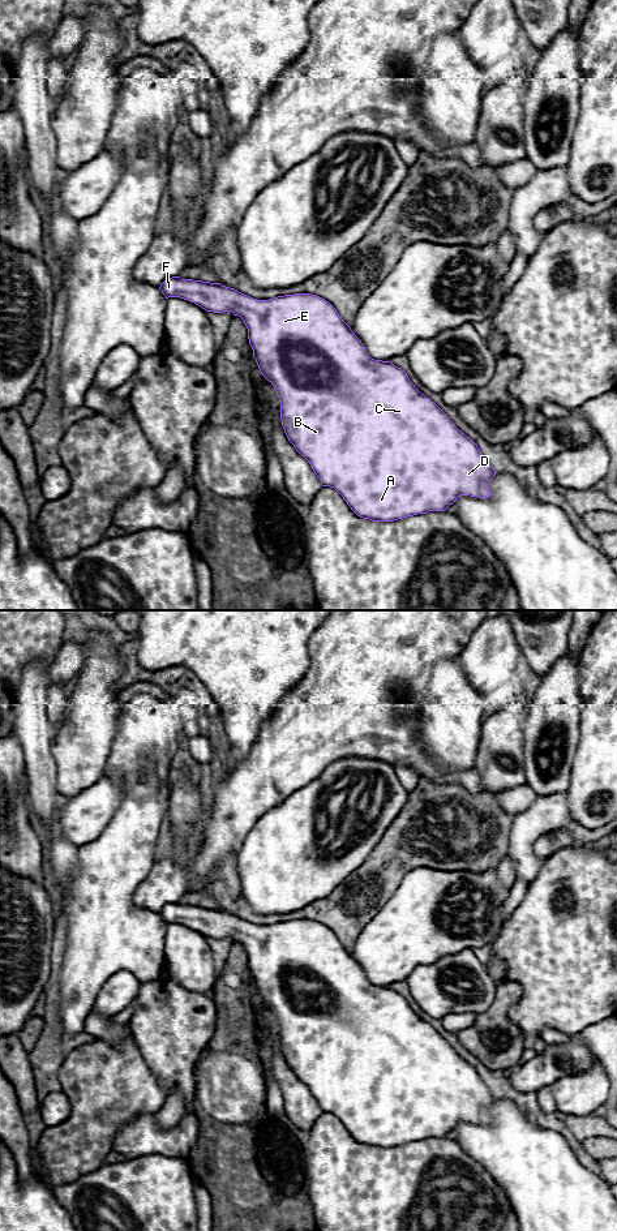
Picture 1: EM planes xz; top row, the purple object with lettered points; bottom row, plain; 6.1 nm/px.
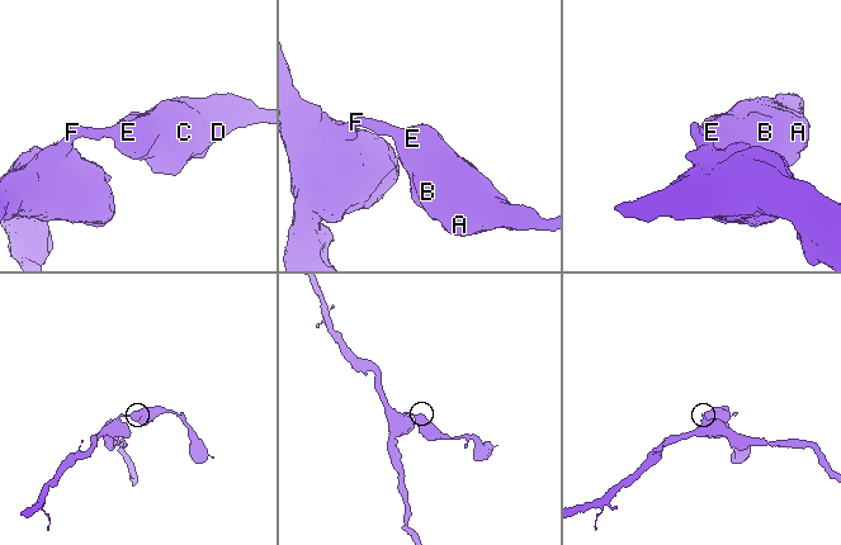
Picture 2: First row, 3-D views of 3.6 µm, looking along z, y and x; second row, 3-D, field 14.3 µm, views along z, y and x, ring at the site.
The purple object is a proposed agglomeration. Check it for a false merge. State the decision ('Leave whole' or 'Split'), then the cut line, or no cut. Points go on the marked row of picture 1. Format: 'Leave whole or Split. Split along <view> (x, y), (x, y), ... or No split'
Leave whole. No split

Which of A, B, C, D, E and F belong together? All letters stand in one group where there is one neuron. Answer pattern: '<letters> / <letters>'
A B C D E F

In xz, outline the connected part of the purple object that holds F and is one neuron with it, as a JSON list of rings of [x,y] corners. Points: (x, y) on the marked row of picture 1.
[[[180,276],[167,278],[159,289],[166,299],[180,297],[206,312],[232,312],[244,321],[258,369],[279,398],[282,426],[288,441],[309,462],[321,485],[334,488],[357,516],[394,522],[429,511],[445,511],[460,496],[490,497],[488,484],[497,472],[477,445],[415,387],[404,370],[391,361],[372,359],[361,340],[325,299],[295,293],[257,300],[220,283]]]

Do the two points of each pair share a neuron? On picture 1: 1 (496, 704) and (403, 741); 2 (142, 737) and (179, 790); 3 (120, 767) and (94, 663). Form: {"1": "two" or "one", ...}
{"1": "two", "2": "two", "3": "two"}

